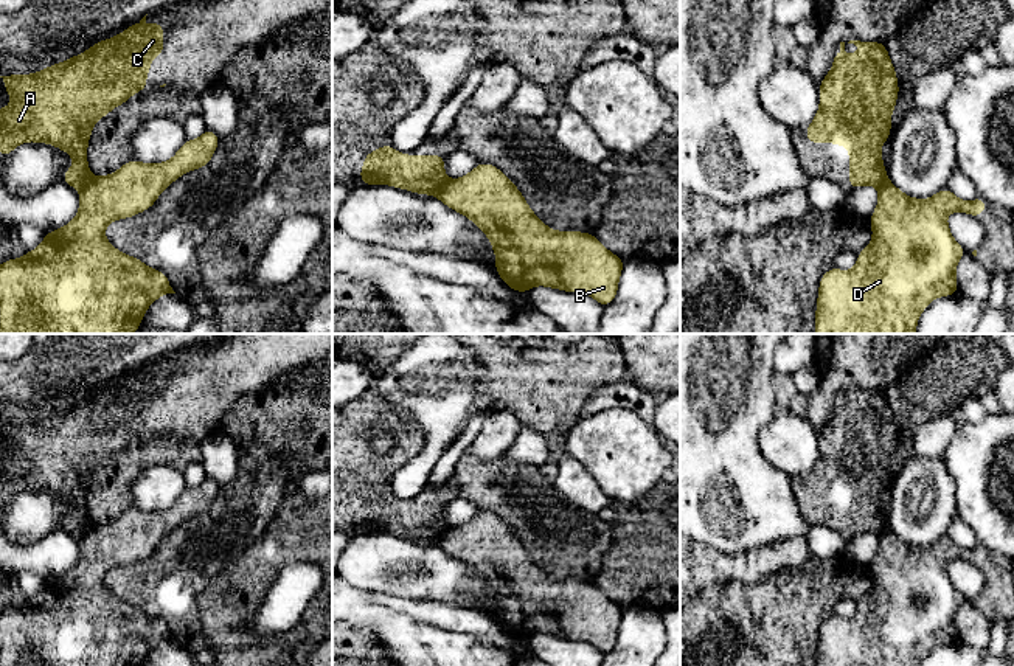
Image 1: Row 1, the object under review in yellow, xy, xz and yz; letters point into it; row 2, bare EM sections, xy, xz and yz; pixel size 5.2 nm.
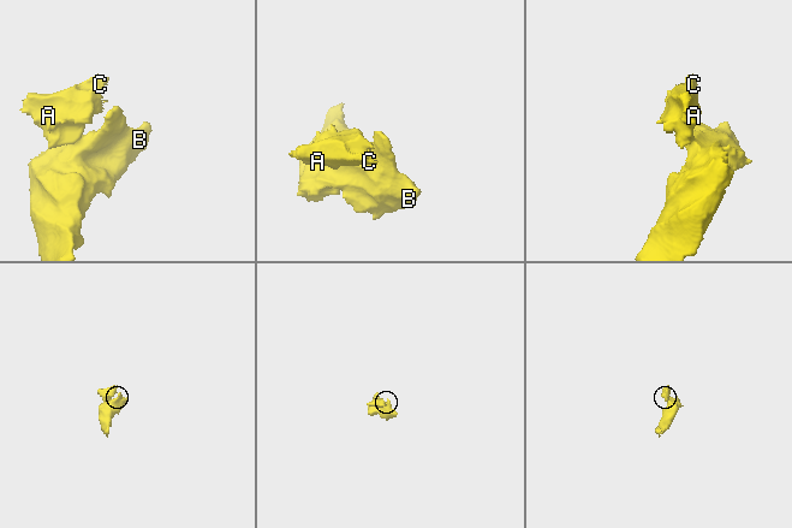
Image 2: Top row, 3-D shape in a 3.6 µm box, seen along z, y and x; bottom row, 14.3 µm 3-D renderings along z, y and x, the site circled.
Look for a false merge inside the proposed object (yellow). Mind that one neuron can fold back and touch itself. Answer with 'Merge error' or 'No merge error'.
Merge error

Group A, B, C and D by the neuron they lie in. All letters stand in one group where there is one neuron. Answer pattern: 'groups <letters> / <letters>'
groups A C / B D

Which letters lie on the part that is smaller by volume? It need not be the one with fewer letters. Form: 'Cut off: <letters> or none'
Cut off: A, C

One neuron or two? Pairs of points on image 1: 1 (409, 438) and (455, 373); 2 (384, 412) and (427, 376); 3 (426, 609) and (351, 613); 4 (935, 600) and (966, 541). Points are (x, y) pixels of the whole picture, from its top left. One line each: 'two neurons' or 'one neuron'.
1: two neurons
2: two neurons
3: two neurons
4: two neurons

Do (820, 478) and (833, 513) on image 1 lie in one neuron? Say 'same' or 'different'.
same

